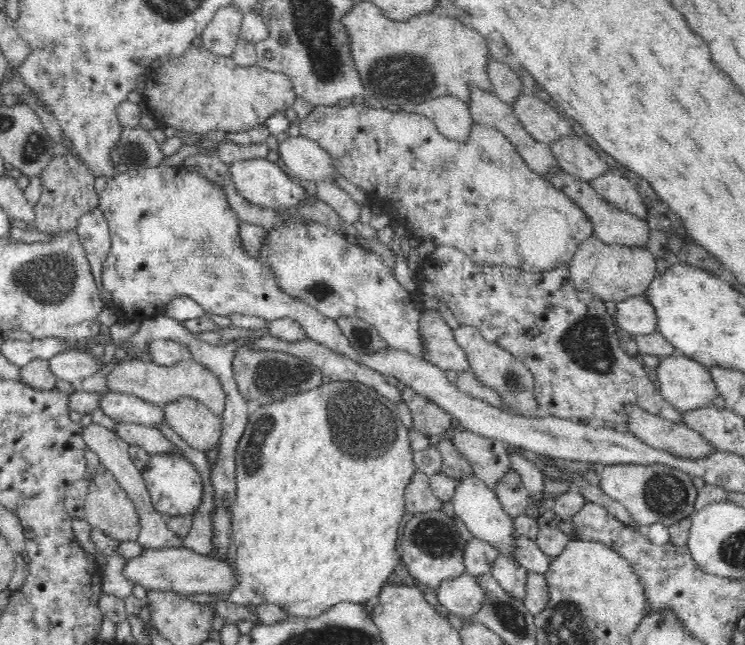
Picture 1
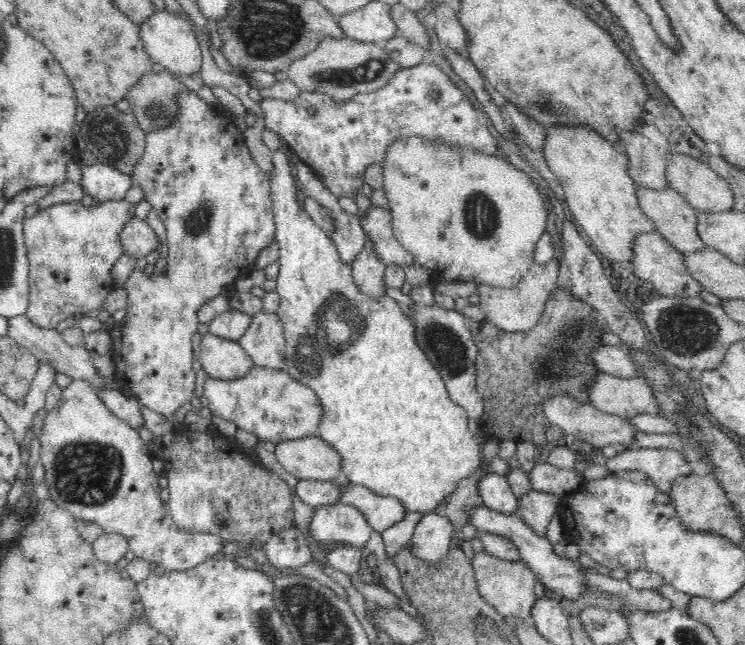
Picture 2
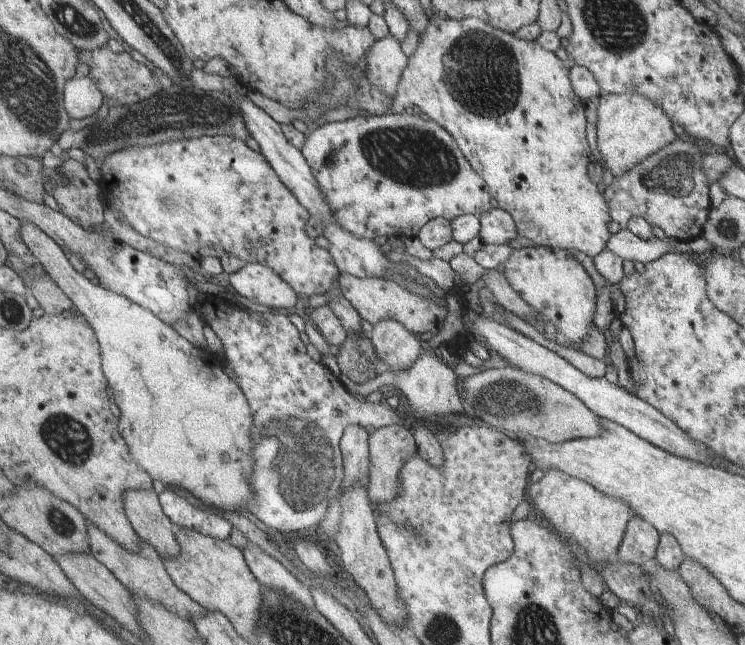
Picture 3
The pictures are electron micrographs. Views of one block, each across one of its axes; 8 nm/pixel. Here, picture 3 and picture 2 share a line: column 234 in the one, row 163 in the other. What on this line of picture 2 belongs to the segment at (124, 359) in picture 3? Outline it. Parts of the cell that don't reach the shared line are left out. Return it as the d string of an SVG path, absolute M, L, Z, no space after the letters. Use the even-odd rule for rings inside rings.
M424 138L398 140L385 148L381 160L382 188L392 206L389 224L393 236L404 246L422 274L427 268L436 274L434 280L472 280L498 288L515 286L534 262L536 242L548 226L544 198L532 178L515 168L502 155L492 156L476 148L456 148L436 144Z

